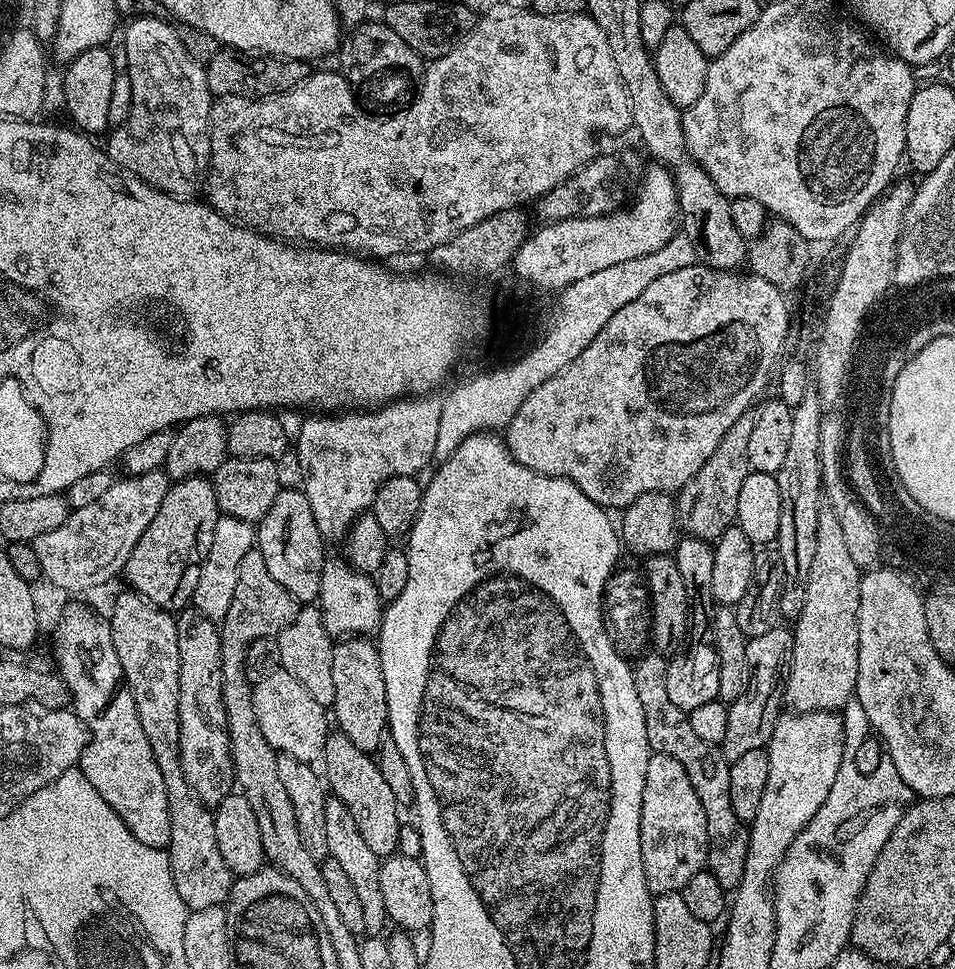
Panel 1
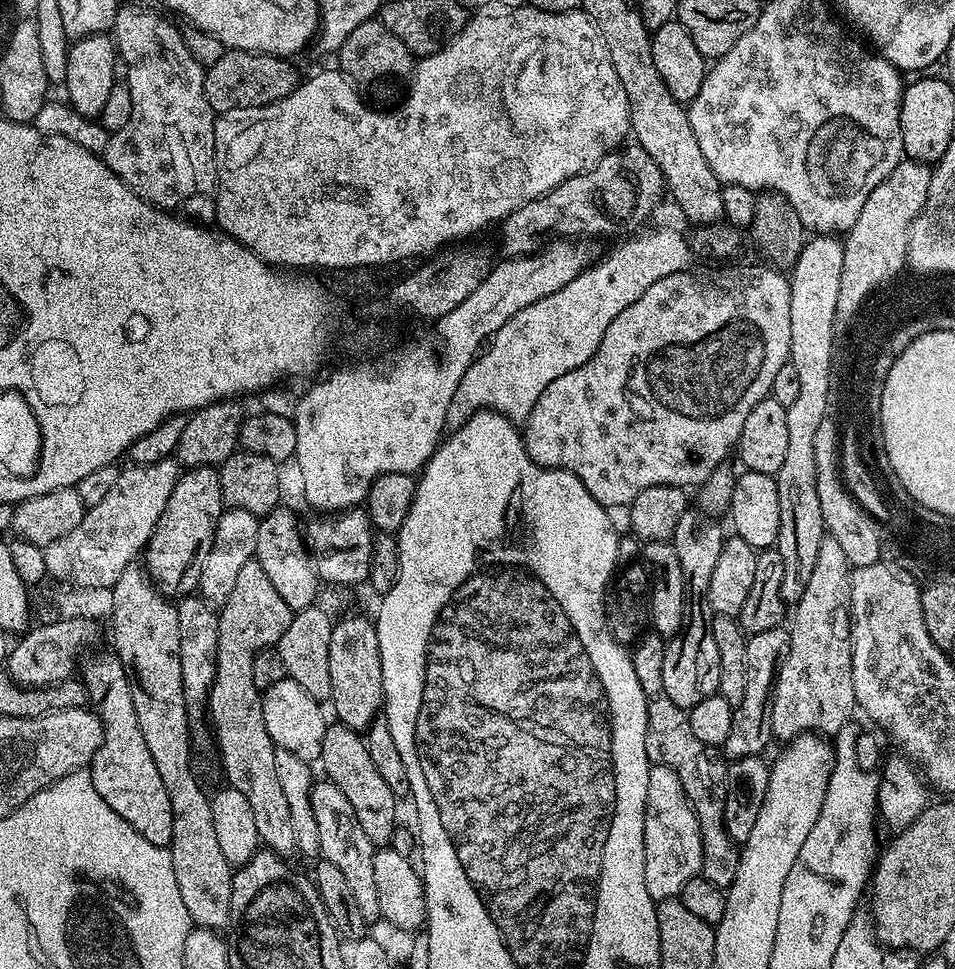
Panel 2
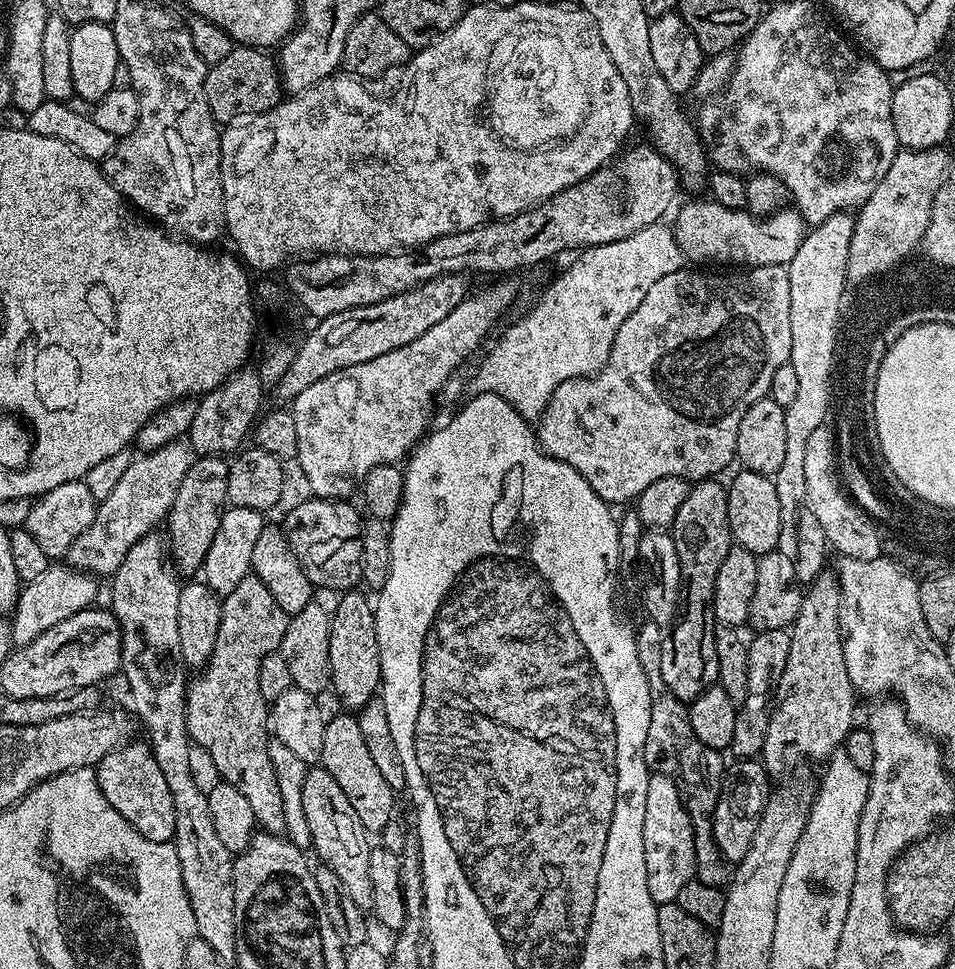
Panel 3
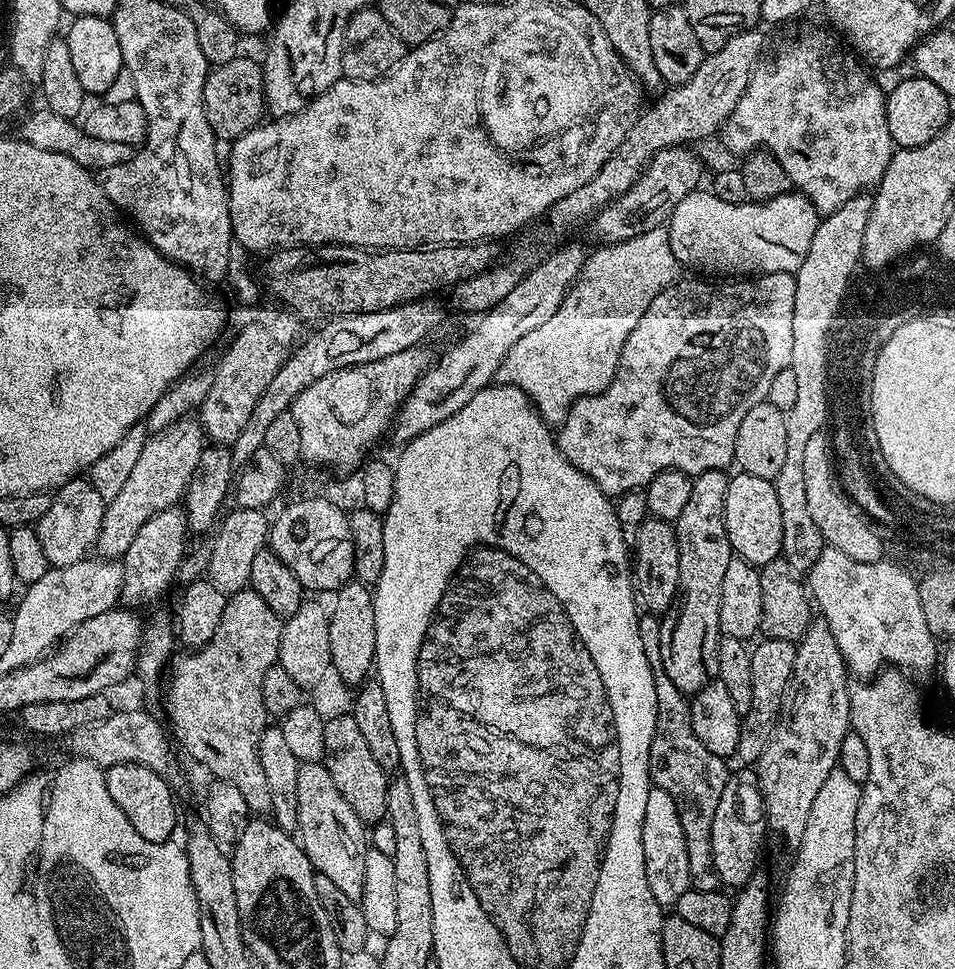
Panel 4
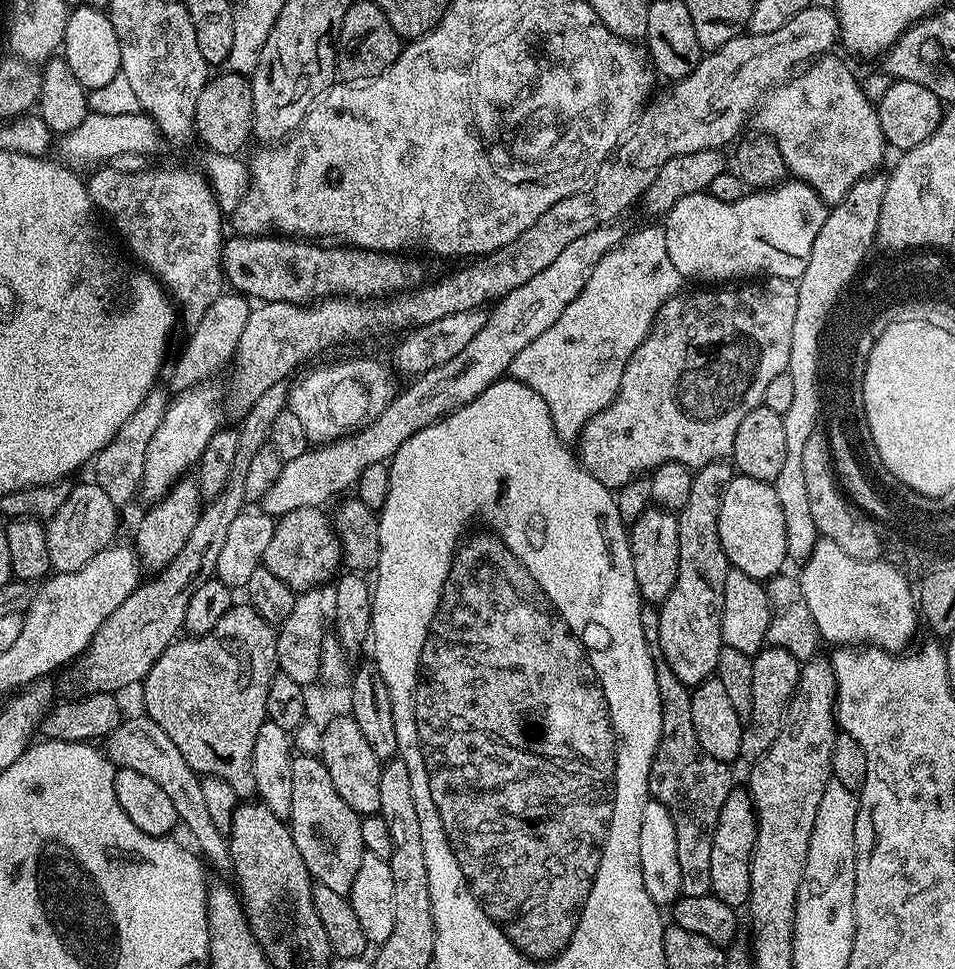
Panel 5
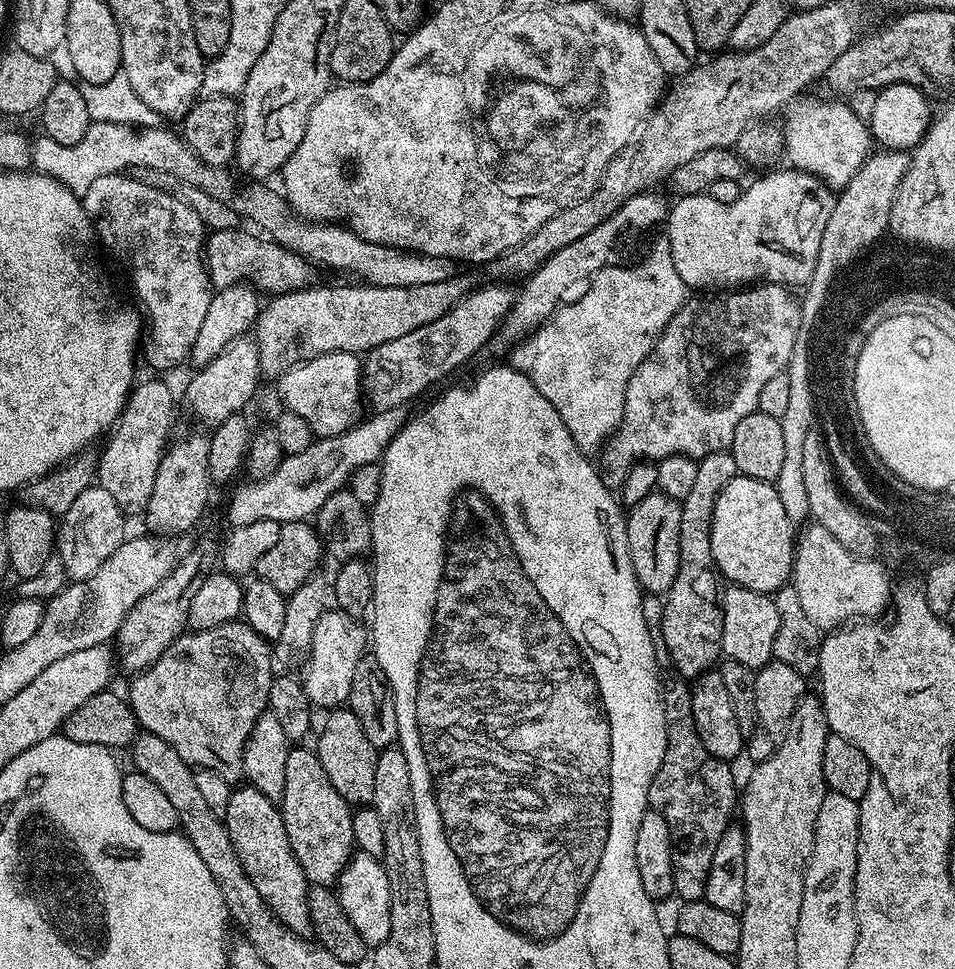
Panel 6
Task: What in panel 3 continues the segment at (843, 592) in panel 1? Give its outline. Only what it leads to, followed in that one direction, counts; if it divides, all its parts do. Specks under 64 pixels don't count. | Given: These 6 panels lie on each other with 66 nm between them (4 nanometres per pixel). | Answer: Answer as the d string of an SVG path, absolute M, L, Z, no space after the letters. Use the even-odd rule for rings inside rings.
M821 572L807 585L802 610L798 610L798 618L790 629L790 654L779 669L778 679L774 684L774 707L768 717L768 733L762 753L762 763L773 777L798 767L803 760L808 760L811 756L823 761L843 745L844 739L854 727L852 715L856 712L858 693L852 687L850 674L846 674L844 636L840 626L840 581L833 573L831 576L830 572Z

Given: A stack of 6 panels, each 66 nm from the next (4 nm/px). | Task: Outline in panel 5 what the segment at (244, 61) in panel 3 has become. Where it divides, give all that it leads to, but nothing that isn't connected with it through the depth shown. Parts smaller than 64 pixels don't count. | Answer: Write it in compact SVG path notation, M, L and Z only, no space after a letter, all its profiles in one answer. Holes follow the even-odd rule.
M221 71L221 76L213 75L208 85L198 94L198 107L194 110L194 132L209 148L209 153L218 156L236 156L239 148L250 140L252 131L252 81L247 75Z

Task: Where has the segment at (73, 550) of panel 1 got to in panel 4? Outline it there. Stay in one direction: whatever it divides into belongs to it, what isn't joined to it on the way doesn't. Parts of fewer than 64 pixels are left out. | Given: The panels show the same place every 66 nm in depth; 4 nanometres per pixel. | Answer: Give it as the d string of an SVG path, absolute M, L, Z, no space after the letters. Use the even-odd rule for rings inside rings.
M196 418L180 420L145 442L134 471L130 473L130 478L126 478L118 498L107 501L100 533L94 545L101 557L123 558L126 550L130 550L130 542L134 542L138 530L142 530L142 526L146 526L146 522L150 522L154 514L175 508L183 501L184 492L188 489L188 483L205 446L204 430Z

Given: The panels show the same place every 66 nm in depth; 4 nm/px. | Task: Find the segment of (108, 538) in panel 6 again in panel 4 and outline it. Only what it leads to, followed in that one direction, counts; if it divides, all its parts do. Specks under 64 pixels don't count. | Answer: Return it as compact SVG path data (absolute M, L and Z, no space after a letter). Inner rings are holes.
M87 479L69 480L58 489L52 496L50 510L46 510L46 514L42 514L40 521L34 525L38 542L42 542L42 550L46 553L51 567L70 566L85 559L93 551L102 526L105 507L106 502L102 494L98 494L98 490L94 490L94 486Z

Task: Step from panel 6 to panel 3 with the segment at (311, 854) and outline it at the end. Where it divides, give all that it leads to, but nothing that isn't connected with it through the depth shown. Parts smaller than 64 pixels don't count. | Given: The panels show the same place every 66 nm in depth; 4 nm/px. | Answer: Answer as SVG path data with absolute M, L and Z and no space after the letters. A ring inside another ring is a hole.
M309 767L306 782L302 782L302 807L306 809L306 822L310 822L311 851L320 855L319 863L325 868L334 870L334 874L342 878L342 886L346 886L346 894L350 894L354 906L365 910L371 909L374 890L370 886L370 854L373 849L373 845L368 844L370 833L364 829L362 822L358 822L358 814L354 814L345 792L340 789L338 782L334 782L334 777L324 767Z

